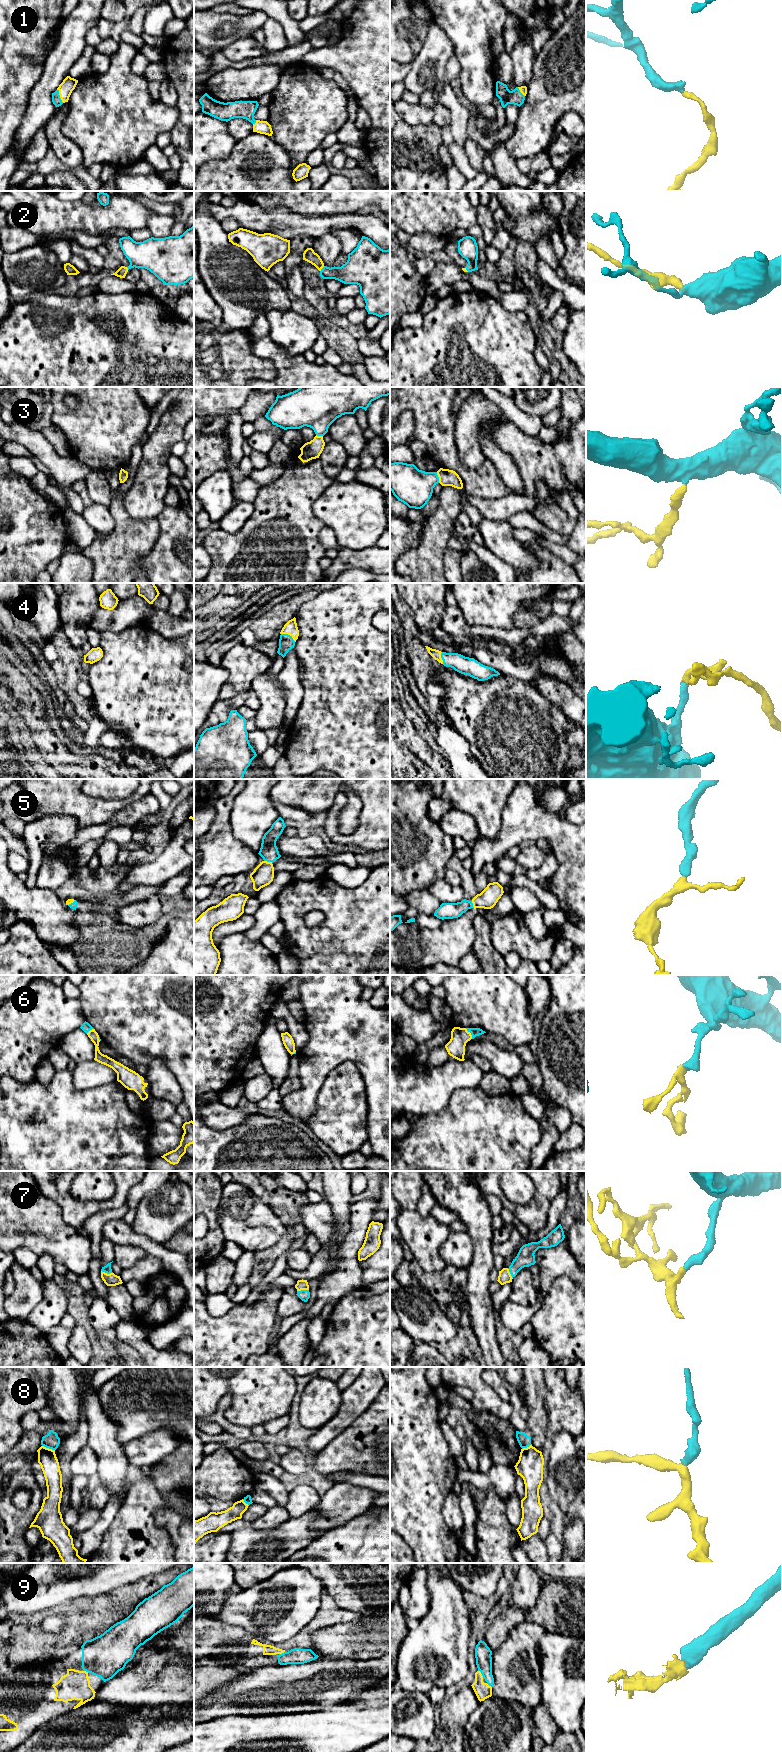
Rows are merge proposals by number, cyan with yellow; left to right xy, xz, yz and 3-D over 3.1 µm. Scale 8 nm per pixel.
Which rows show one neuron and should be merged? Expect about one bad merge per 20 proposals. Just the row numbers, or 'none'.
1, 2, 3, 4, 5, 6, 7, 9

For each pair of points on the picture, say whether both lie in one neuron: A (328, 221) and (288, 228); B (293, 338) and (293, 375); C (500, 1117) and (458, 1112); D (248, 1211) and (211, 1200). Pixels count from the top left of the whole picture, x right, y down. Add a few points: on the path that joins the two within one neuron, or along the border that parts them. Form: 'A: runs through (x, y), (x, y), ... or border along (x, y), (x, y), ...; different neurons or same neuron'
A: runs through (318, 225), (298, 225); same neuron
B: border along (273, 342), (290, 355), (301, 355); different neurons
C: runs through (490, 1117), (468, 1117); same neuron
D: border along (223, 1186), (219, 1202); different neurons

